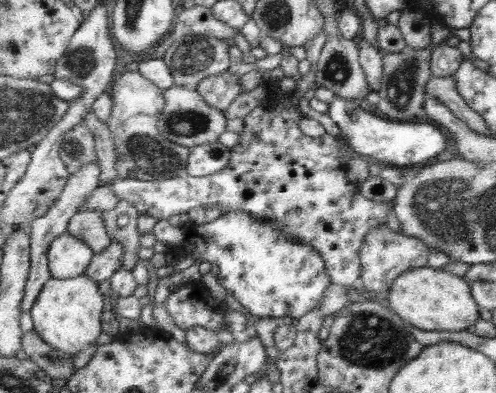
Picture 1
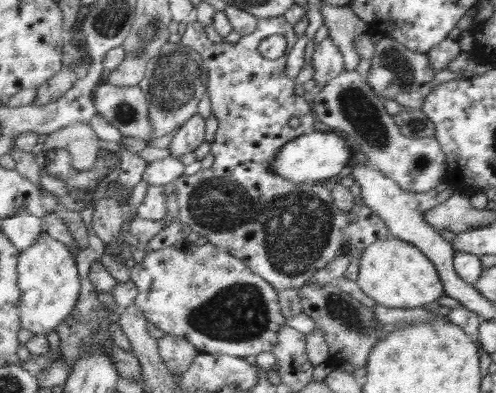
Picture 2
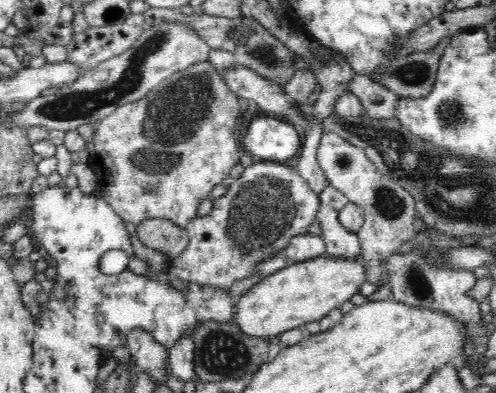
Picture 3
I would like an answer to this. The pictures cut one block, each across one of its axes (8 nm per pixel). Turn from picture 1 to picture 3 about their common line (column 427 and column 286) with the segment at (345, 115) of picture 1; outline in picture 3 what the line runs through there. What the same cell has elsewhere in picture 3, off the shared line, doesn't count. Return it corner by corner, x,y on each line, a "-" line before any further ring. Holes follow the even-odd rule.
256,116
244,136
244,144
258,158
294,164
294,156
304,148
304,138
286,122
270,116

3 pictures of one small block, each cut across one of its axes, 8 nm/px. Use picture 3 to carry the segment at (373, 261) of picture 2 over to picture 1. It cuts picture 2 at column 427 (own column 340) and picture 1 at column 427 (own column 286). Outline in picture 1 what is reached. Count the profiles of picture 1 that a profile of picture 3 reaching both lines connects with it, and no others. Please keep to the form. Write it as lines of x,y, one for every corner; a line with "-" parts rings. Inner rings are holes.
411,268
403,272
391,290
387,292
389,308
399,314
409,326
433,332
461,332
467,330
479,316
477,316
477,302
471,296
471,288
465,278
453,276
443,268

